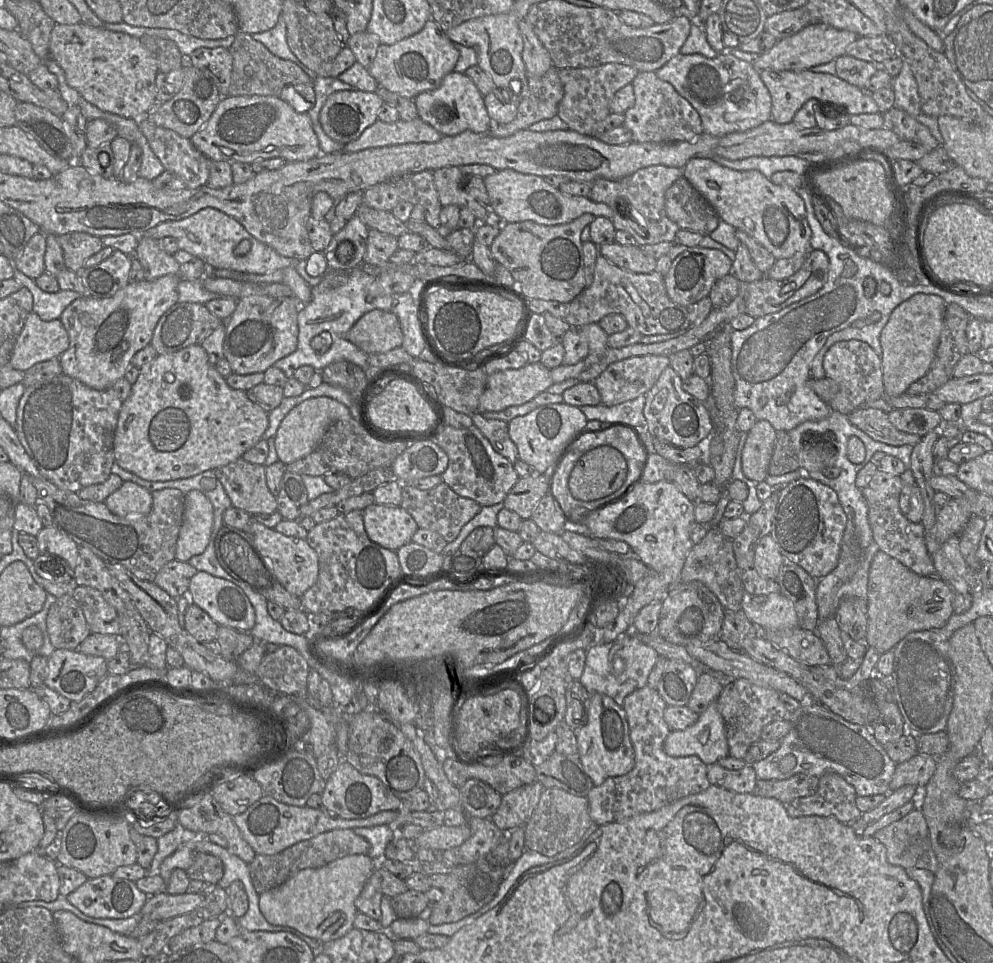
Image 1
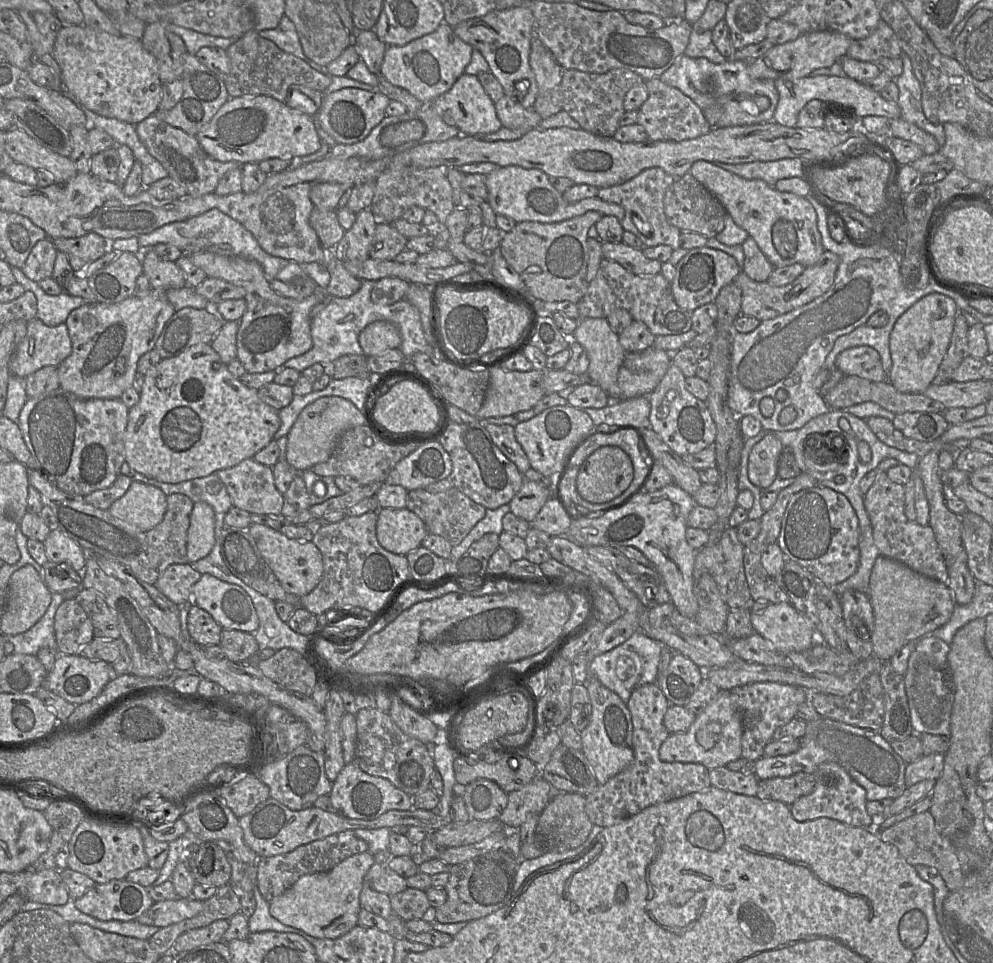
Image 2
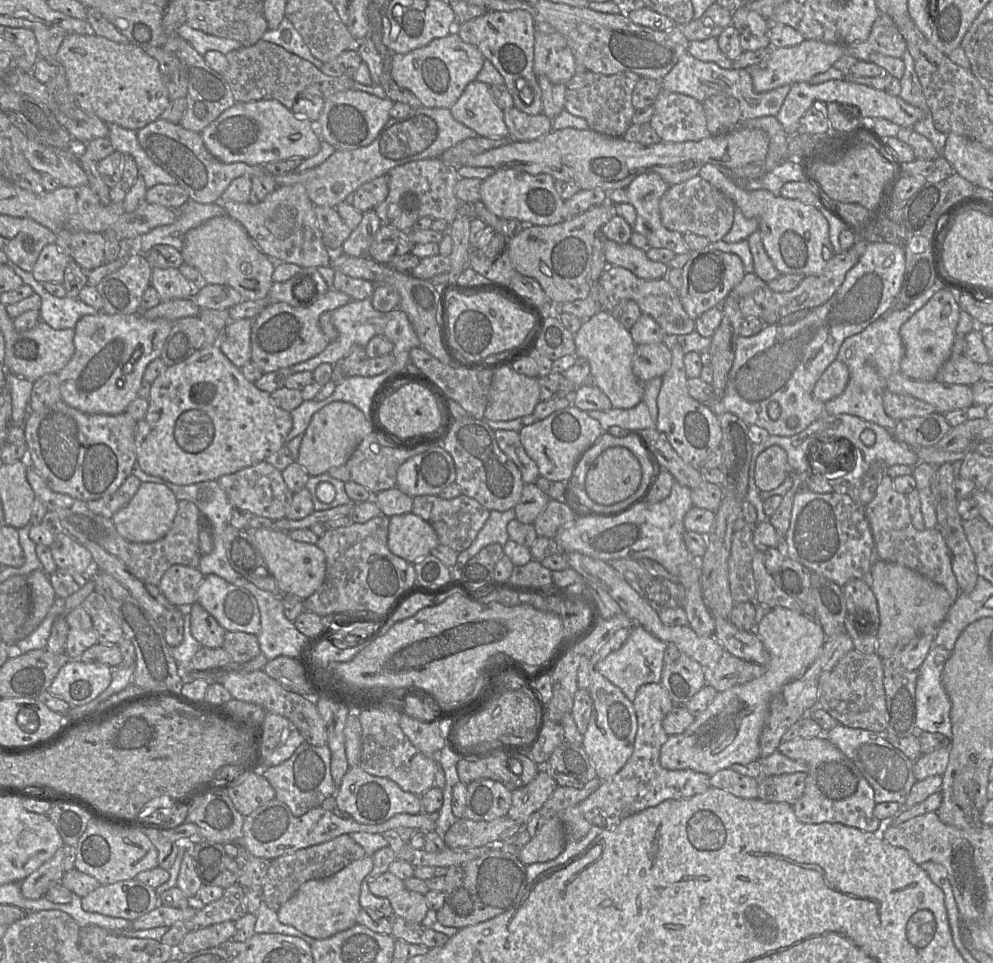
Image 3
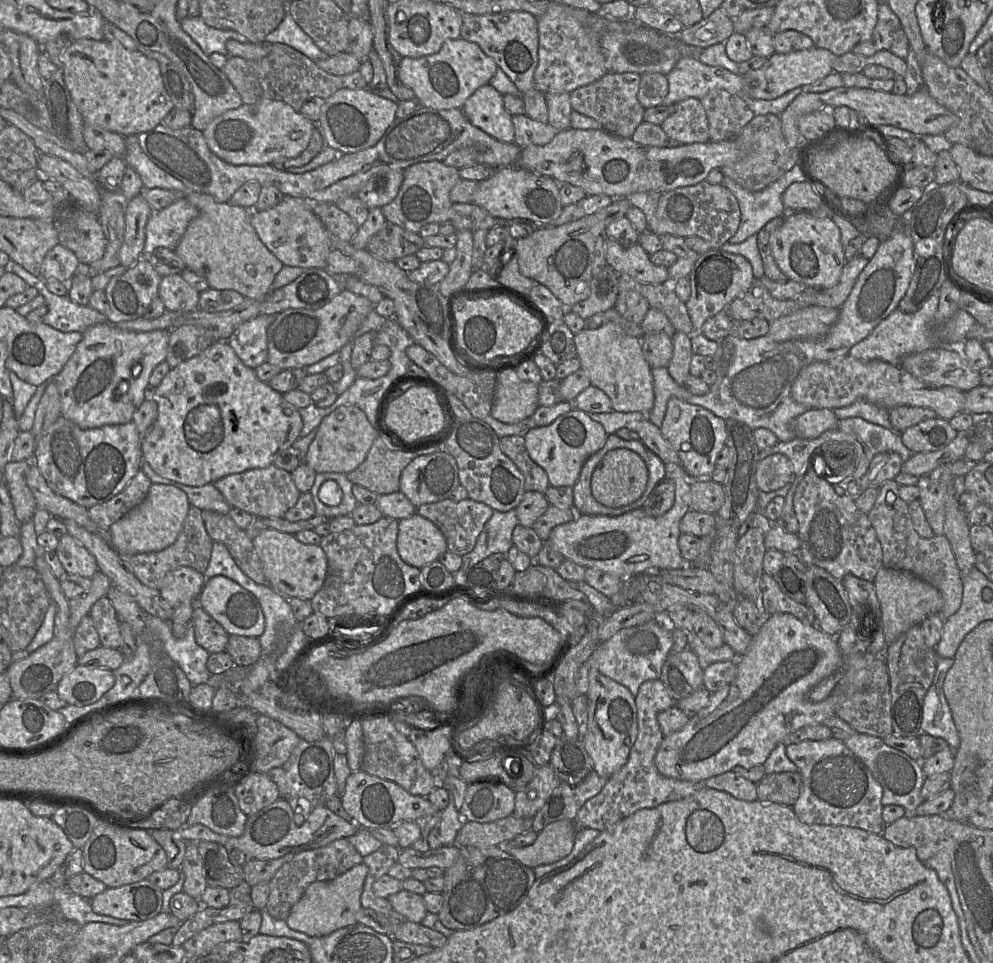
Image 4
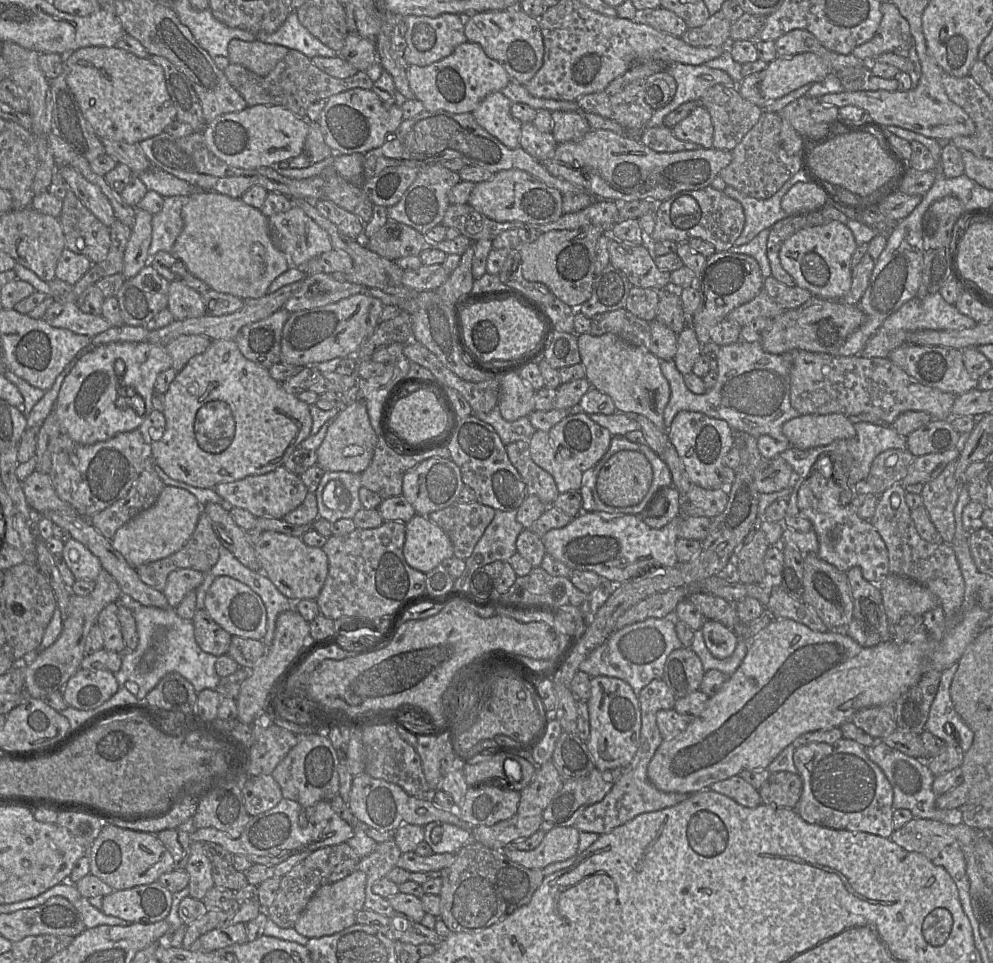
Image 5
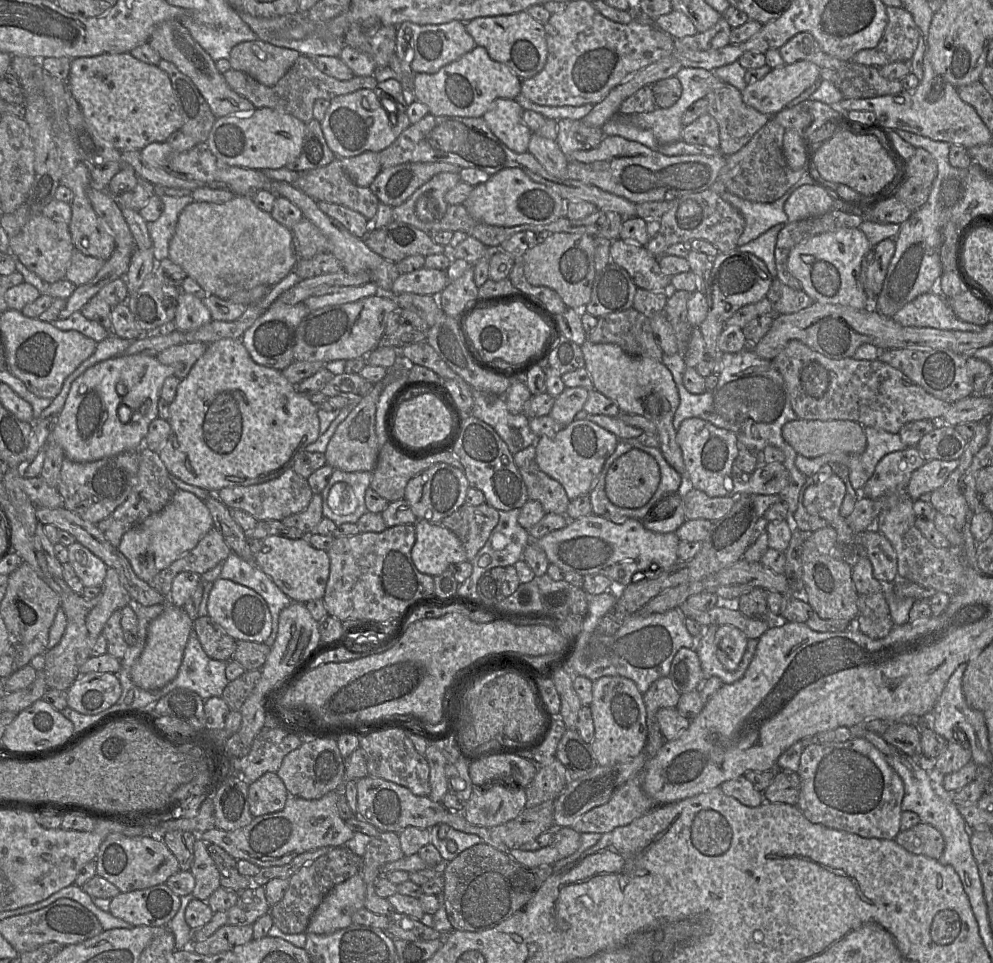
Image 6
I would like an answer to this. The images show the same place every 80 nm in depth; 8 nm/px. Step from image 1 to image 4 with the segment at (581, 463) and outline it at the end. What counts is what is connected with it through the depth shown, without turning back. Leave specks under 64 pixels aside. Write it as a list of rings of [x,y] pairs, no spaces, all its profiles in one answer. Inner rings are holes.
[[[626,448],[608,451],[598,463],[591,476],[591,492],[602,505],[619,508],[635,502],[646,489],[648,469],[641,456]]]

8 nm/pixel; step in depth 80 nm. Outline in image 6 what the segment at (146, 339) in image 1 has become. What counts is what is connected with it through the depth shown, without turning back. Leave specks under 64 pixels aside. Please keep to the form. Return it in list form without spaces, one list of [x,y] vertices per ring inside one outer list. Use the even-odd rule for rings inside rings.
[[[144,354],[119,355],[96,363],[73,381],[56,426],[49,435],[49,442],[57,443],[63,449],[65,457],[75,462],[91,462],[139,450],[144,445],[150,423],[158,417],[162,385],[166,378],[173,375],[173,367],[160,363],[156,356]],[[121,384],[126,388],[125,395],[117,392],[118,385]],[[122,404],[132,410],[128,422],[122,422],[118,415],[118,409]]]

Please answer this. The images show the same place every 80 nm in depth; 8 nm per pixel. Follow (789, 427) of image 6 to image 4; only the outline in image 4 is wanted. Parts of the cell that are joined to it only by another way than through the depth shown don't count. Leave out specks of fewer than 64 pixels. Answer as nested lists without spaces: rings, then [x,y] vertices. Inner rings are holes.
[[[809,409],[792,420],[792,431],[796,438],[814,439],[826,431],[835,429],[838,422],[833,409]]]

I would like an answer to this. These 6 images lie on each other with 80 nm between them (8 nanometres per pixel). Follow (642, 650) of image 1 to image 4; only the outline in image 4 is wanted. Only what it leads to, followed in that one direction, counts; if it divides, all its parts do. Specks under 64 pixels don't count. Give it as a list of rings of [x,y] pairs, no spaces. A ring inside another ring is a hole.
[[[653,619],[644,624],[624,628],[607,641],[601,642],[586,663],[588,670],[590,667],[596,667],[603,675],[627,687],[635,697],[643,682],[660,679],[662,666],[672,645],[672,631]]]

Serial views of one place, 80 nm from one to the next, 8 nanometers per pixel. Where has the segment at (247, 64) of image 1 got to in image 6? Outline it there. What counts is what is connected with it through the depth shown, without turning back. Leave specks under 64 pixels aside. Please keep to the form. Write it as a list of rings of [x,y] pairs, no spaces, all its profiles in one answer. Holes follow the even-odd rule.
[[[301,55],[274,86],[263,85],[250,75],[233,68],[223,75],[230,88],[249,100],[255,108],[267,107],[287,113],[305,124],[313,119],[313,106],[318,99],[330,101],[336,96],[349,94],[360,89],[377,90],[378,88],[378,81],[373,75],[354,76],[350,80],[338,80],[321,72],[305,55]]]

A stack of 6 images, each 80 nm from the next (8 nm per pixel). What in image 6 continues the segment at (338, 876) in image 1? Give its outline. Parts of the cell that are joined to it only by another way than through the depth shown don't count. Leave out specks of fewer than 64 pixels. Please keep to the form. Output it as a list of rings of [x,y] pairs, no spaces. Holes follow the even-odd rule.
[[[356,874],[336,885],[310,918],[305,933],[331,934],[350,926],[353,914],[365,907],[365,881]]]

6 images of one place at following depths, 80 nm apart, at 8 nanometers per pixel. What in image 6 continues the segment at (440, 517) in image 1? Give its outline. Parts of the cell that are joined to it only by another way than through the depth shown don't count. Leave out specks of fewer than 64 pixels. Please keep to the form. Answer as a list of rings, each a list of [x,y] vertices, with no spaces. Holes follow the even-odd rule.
[[[486,503],[478,506],[464,504],[441,520],[440,525],[459,538],[470,562],[485,545],[498,521],[498,510]]]

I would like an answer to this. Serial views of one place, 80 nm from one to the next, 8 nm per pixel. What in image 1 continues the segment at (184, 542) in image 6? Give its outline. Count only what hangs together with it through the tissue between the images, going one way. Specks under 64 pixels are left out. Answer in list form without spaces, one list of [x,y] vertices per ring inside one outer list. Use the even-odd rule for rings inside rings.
[[[124,481],[119,489],[104,501],[110,512],[126,518],[139,518],[152,508],[152,492],[131,481]]]

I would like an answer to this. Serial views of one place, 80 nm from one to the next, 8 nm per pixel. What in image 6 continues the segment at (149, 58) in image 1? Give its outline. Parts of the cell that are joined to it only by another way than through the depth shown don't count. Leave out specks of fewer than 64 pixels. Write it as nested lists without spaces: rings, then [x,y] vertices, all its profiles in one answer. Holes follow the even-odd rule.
[[[127,52],[73,58],[67,88],[97,134],[119,151],[142,150],[151,143],[165,142],[183,125],[167,73]]]

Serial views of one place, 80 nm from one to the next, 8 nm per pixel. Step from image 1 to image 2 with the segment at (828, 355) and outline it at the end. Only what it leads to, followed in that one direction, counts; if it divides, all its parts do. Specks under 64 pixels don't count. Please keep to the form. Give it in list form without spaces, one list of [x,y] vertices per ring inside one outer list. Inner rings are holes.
[[[871,346],[848,348],[838,354],[835,366],[845,376],[858,376],[874,382],[886,380],[878,352]]]

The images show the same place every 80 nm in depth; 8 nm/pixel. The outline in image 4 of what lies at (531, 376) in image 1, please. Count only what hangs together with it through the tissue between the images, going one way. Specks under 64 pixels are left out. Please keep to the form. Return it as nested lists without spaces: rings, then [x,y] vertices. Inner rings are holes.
[[[516,370],[497,374],[490,415],[506,424],[532,417],[539,407],[538,385],[521,379]]]

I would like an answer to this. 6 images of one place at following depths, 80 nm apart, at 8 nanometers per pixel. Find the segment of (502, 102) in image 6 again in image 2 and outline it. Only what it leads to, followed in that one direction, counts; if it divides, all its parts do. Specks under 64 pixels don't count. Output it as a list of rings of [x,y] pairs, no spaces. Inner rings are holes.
[[[463,74],[444,94],[436,98],[432,108],[448,125],[459,129],[461,135],[487,135],[502,128],[495,102],[486,93],[476,75]]]

